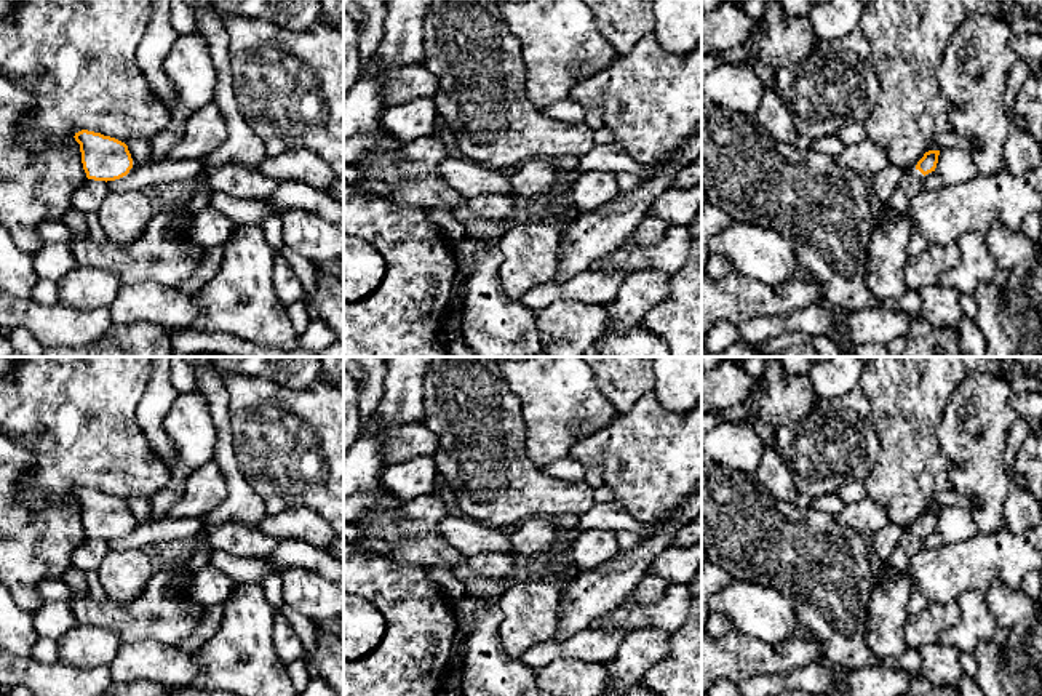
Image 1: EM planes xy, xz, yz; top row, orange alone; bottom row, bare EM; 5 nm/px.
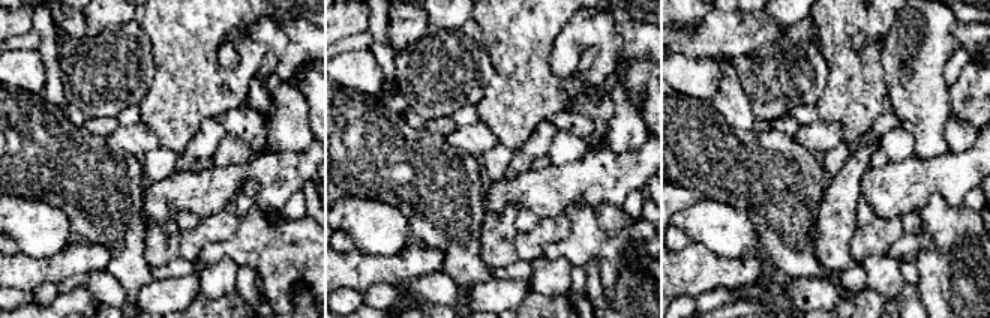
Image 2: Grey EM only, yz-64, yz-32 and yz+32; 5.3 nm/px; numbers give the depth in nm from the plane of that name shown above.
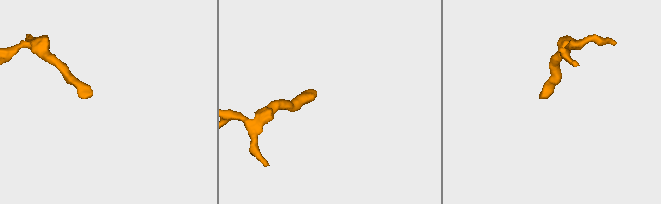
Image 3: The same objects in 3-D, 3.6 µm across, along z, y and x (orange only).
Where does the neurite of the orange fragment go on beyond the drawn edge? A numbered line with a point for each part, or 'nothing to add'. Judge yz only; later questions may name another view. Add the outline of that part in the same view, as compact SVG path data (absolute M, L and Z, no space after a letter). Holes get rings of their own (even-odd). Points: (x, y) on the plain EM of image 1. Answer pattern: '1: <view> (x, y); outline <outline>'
1: yz (886, 615); outline M919 528L903 530L903 534L884 562L884 571L876 574L866 608L866 645L884 662L906 651L905 624L906 603L911 592L908 568L911 558L924 549L924 533Z

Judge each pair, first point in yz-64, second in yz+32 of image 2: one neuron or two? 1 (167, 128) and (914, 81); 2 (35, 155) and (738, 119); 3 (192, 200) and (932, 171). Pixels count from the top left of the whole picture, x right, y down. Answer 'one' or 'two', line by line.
1: two
2: two
3: one

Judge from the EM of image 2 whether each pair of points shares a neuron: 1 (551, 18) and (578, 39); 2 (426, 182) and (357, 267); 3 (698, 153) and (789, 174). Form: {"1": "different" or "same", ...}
{"1": "different", "2": "different", "3": "same"}

